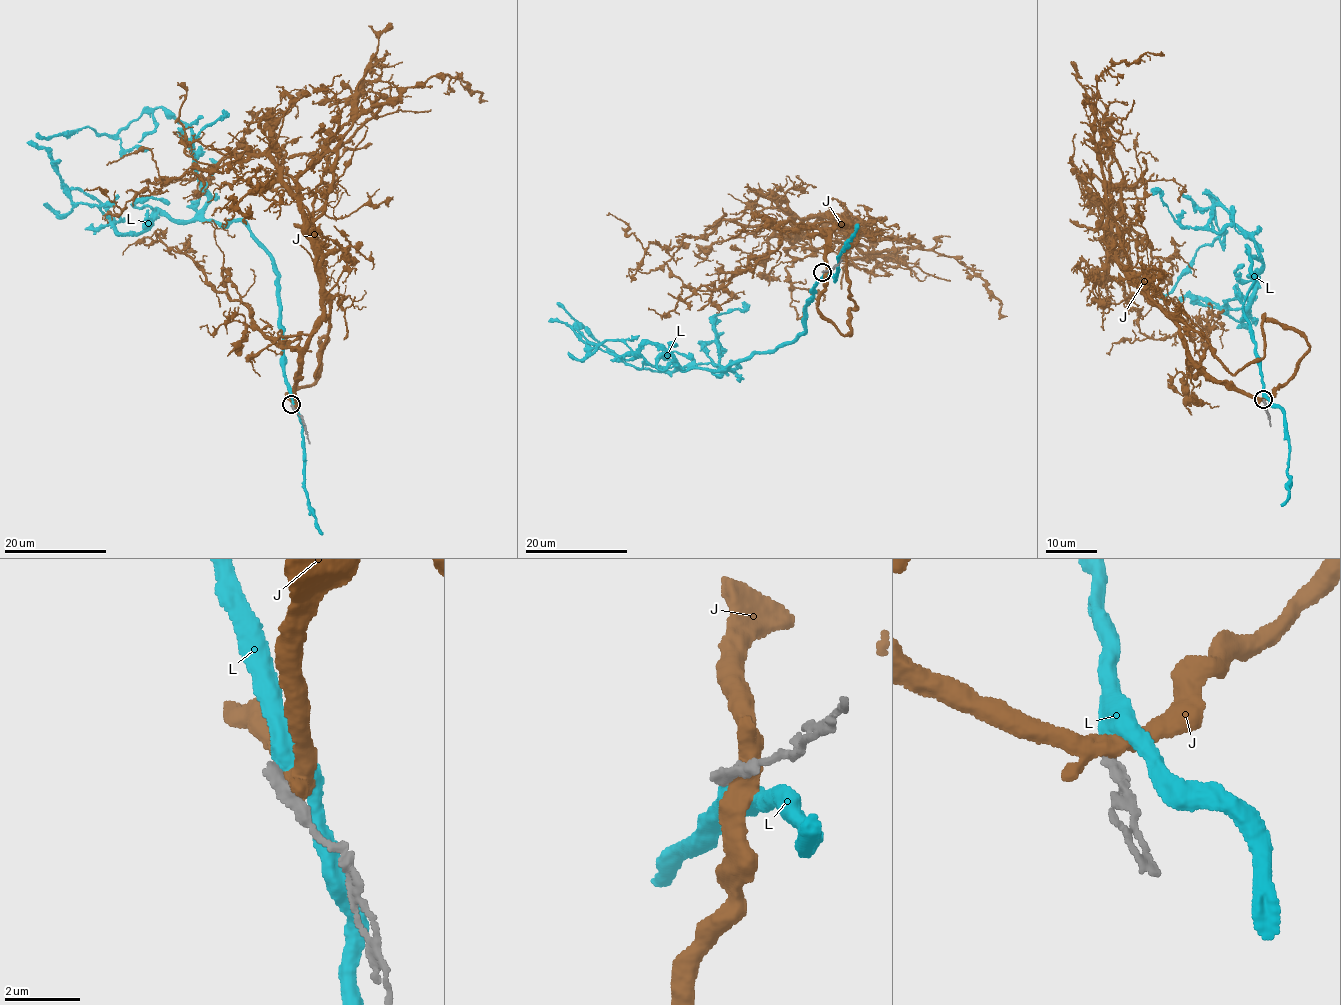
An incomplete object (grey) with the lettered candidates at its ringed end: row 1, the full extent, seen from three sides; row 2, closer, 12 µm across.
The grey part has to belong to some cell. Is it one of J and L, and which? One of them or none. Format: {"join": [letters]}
{"join": []}

